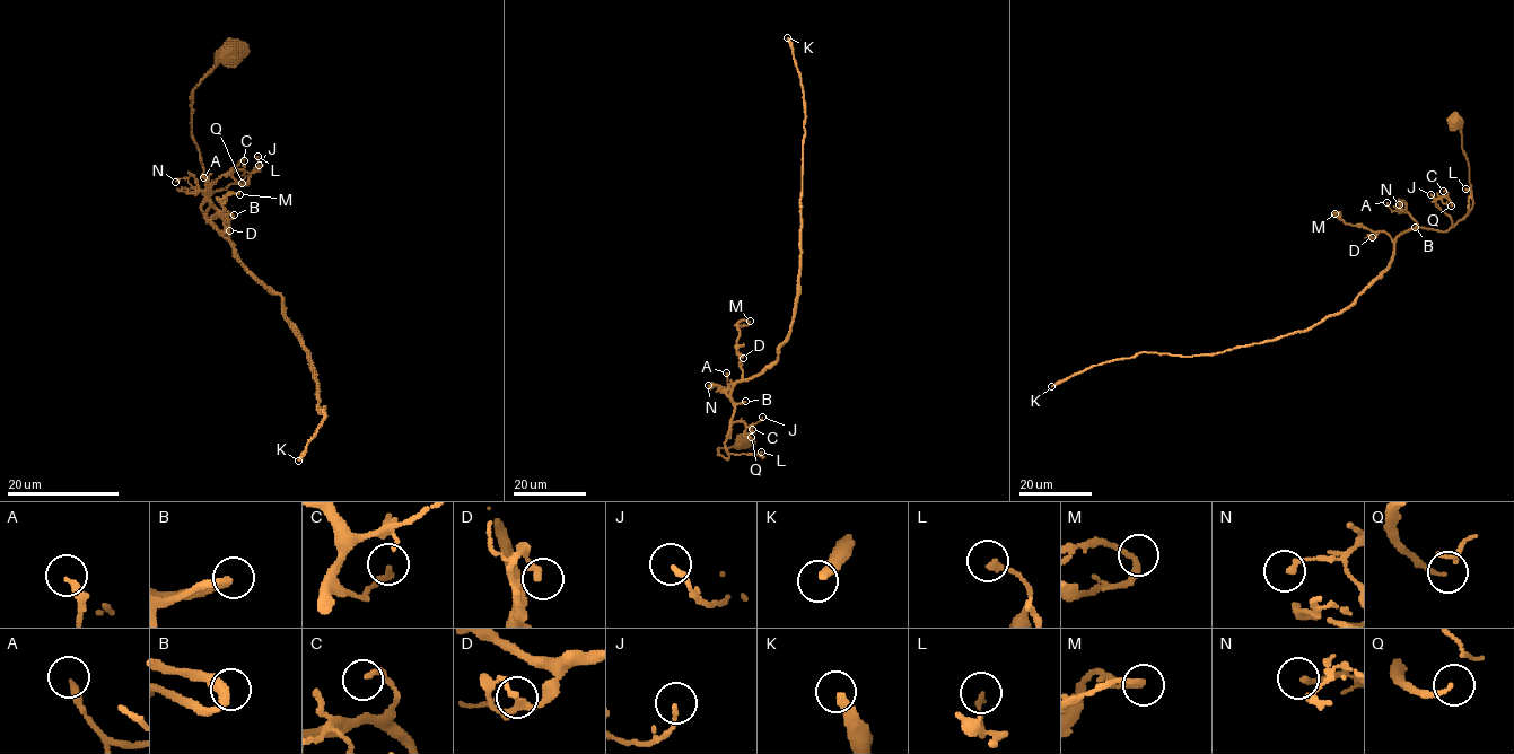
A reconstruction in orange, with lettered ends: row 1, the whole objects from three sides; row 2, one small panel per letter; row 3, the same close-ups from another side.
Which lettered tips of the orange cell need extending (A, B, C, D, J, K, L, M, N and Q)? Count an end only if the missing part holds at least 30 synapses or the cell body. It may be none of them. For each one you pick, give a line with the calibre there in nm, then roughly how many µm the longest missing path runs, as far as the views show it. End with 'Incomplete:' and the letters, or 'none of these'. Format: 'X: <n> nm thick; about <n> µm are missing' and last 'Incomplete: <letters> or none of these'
K: 240 nm thick; about 190 µm are missing
Incomplete: K

